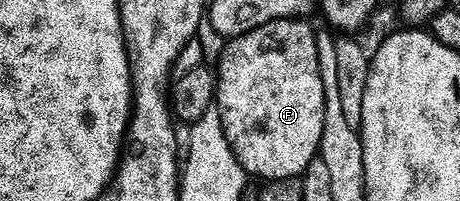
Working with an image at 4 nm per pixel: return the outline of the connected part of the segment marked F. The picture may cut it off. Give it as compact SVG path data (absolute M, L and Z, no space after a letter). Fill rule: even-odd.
M280 18L278 22L263 24L241 38L232 39L221 54L221 63L215 66L215 106L221 112L227 140L246 175L265 178L261 180L266 183L300 178L319 156L324 128L324 84L317 35L307 23L295 18Z

